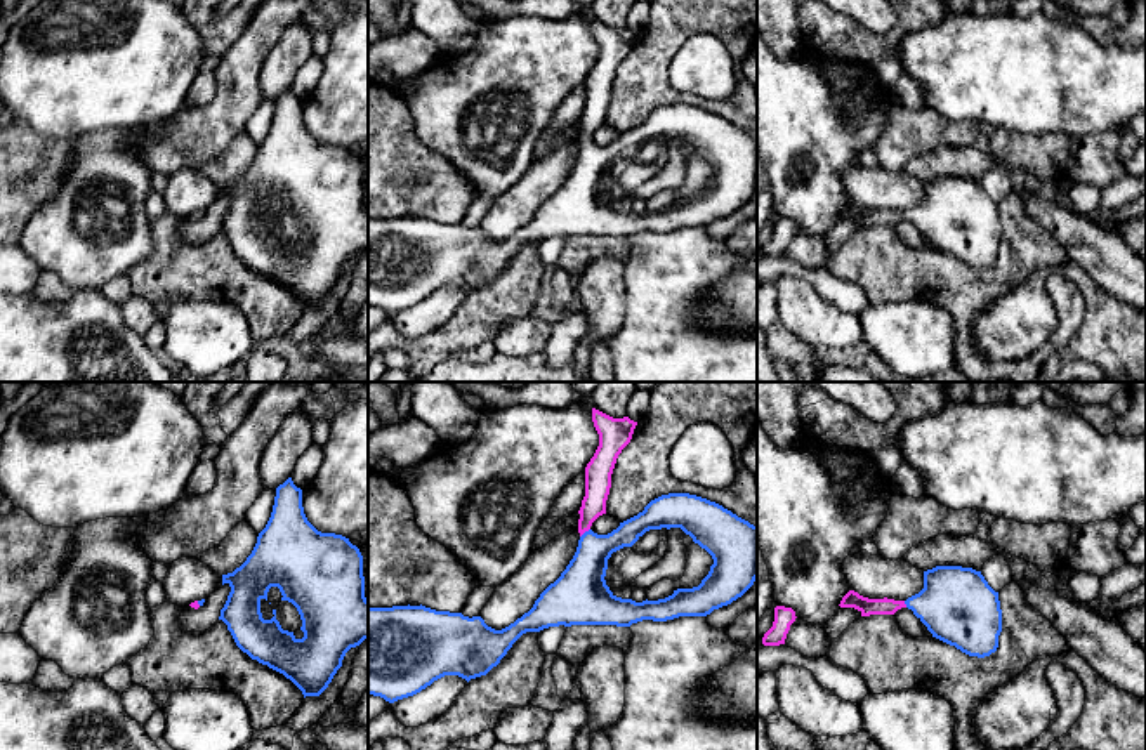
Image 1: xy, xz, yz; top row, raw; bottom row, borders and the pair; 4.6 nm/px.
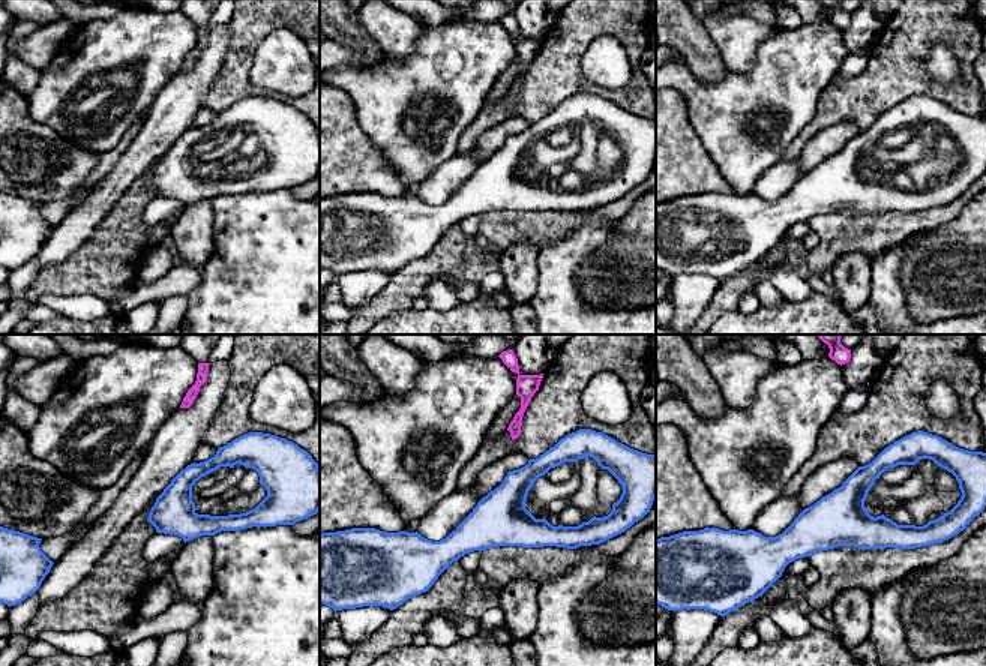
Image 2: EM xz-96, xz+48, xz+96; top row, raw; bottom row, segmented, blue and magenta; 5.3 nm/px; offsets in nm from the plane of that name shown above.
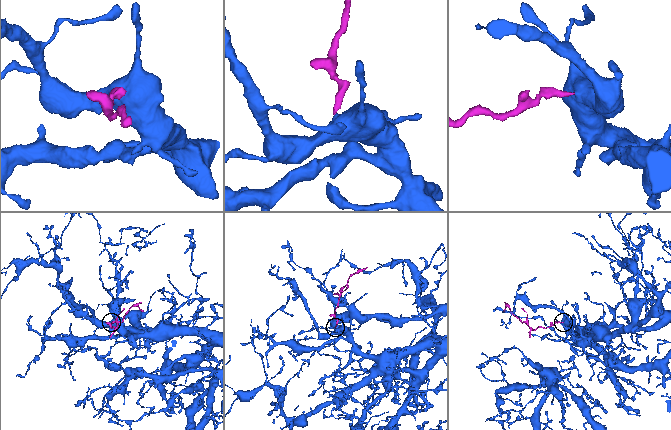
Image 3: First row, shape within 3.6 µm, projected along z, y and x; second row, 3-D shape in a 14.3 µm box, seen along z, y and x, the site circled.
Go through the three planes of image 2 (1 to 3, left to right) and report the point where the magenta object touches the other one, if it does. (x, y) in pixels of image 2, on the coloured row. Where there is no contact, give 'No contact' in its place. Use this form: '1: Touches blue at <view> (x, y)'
1: No contact
2: No contact
3: No contact

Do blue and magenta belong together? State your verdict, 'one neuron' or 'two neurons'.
one neuron

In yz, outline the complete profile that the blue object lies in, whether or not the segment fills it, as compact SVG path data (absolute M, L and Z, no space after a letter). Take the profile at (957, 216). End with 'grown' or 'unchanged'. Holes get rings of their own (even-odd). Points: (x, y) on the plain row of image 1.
M936 177L924 182L924 200L906 212L868 210L849 201L840 219L854 219L861 227L894 226L908 219L932 248L969 267L985 269L997 262L1002 220L981 182L962 177Z; grown

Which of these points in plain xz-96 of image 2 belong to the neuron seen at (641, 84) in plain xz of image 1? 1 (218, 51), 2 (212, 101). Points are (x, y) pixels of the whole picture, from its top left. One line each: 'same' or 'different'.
1: different
2: same

